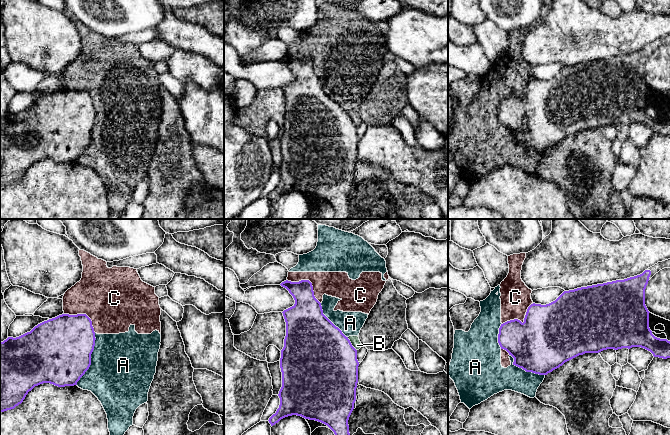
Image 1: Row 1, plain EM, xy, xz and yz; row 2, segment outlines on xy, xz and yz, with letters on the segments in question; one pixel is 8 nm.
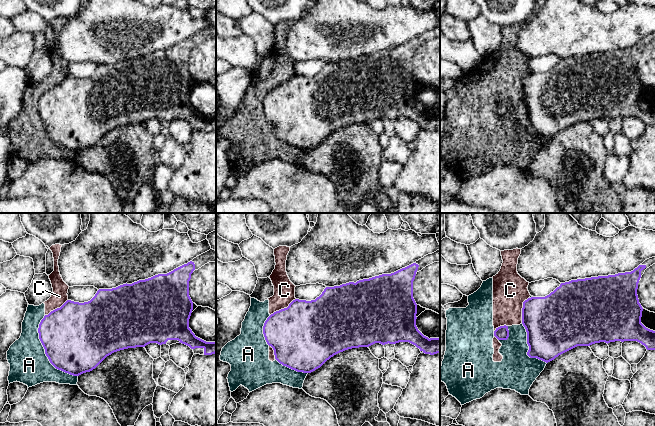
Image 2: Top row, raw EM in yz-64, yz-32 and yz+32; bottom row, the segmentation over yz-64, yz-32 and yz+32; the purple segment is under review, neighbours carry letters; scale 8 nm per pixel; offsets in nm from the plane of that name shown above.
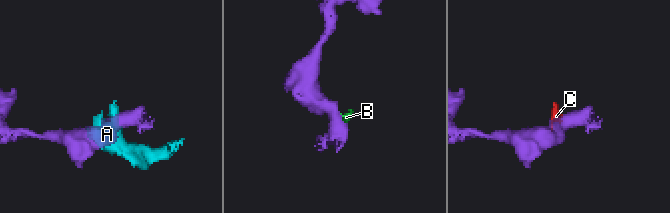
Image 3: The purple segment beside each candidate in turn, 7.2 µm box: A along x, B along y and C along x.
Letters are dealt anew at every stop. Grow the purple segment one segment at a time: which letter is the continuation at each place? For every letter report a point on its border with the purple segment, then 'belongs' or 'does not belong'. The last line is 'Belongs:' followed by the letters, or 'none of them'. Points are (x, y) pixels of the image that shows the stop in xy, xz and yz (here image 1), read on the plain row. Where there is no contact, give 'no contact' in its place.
A: xy (90, 135) | does not belong
B: xz (351, 120) | does not belong
C: xz (309, 57) | does not belong
Belongs: none of them

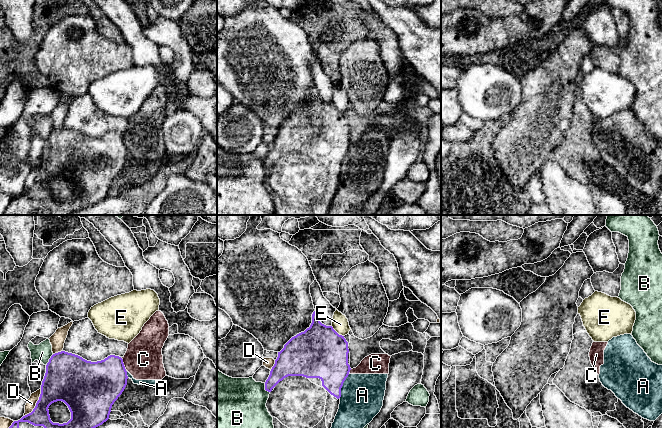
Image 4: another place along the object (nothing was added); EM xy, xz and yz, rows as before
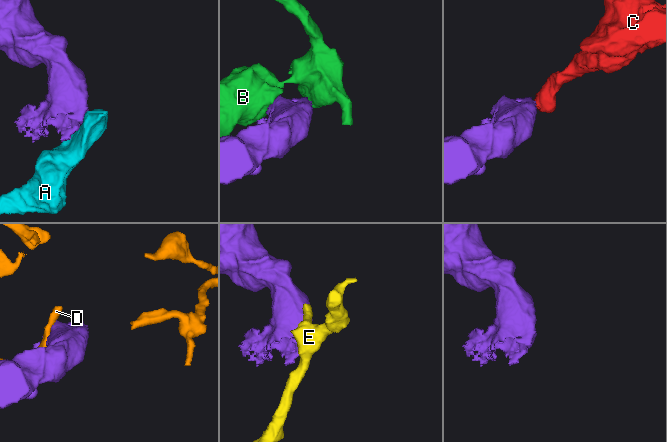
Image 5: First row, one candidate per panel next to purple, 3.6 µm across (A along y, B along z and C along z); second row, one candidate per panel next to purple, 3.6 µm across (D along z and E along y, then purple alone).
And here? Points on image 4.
A: xz (342, 161) | does not belong
B: xy (49, 136) | does not belong
C: xy (123, 139) | does not belong
D: xy (36, 179) | does not belong
E: xz (336, 108) | does not belong
Belongs: none of them

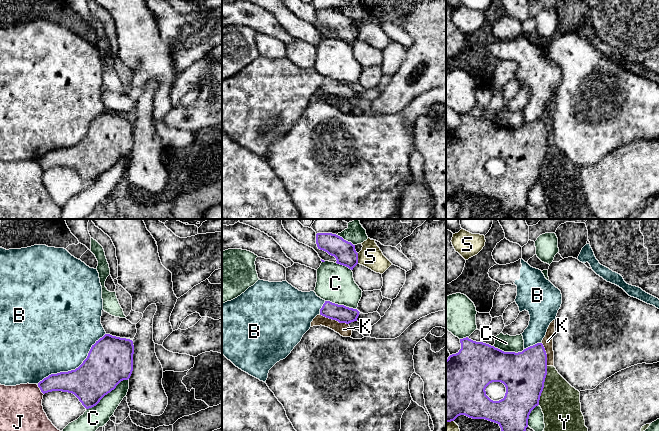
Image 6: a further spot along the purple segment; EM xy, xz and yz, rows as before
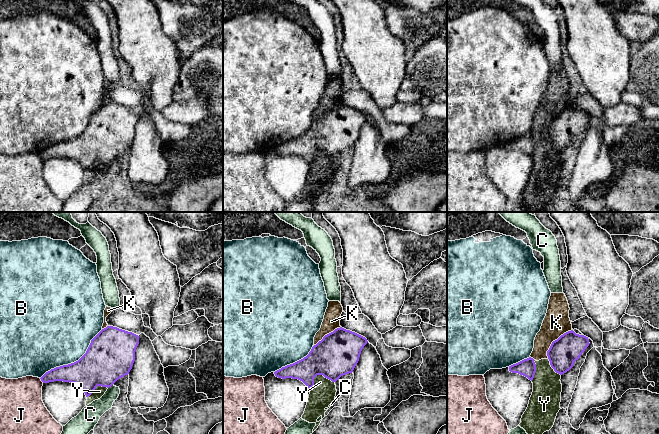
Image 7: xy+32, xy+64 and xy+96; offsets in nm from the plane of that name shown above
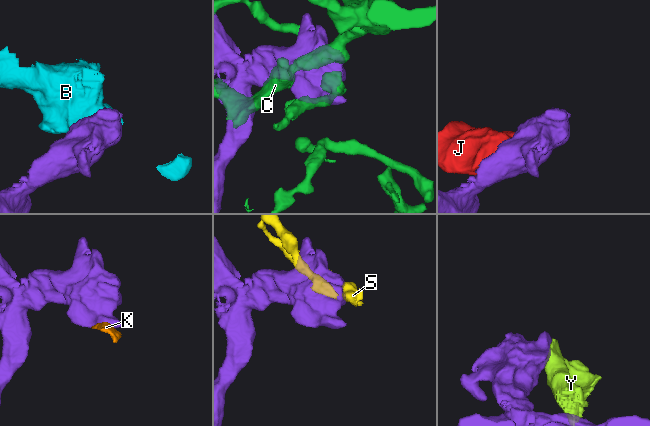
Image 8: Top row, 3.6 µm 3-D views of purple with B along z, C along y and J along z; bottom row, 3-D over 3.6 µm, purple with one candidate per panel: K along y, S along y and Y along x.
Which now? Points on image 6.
B: xy (75, 145) | does not belong
C: xy (107, 169) | does not belong
J: xy (40, 165) | does not belong
K: xz (334, 95) | does not belong
S: xz (357, 34) | does not belong
Y: yz (543, 161) | does not belong
Belongs: none of them

